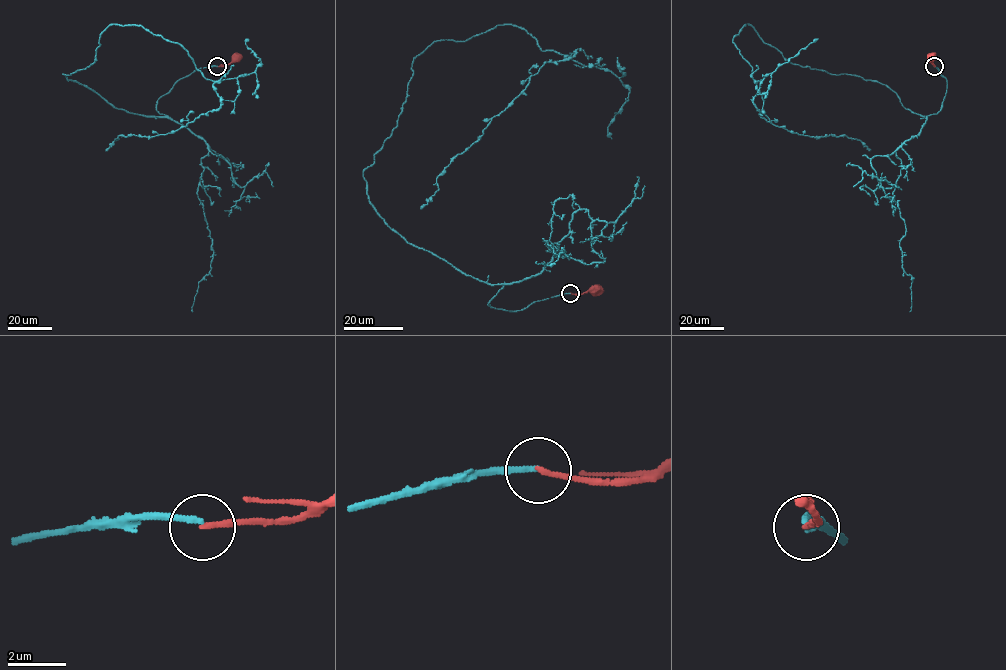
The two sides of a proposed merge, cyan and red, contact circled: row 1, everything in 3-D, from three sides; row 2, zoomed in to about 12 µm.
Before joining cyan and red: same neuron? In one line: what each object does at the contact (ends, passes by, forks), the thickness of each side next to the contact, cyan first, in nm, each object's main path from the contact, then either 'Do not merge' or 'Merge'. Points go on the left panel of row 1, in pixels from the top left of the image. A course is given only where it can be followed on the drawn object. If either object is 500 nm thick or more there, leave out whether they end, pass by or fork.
At the ring cyan ends. At the ring red ends. Thickness 200 nm (cyan) against 190 nm. Course of cyan: (217, 66), (157, 100), (166, 116), (114, 107), (63, 74), (109, 25), (177, 42), (221, 105), (105, 149). Course of red: (217, 66), (226, 66), (238, 57). Do not merge

